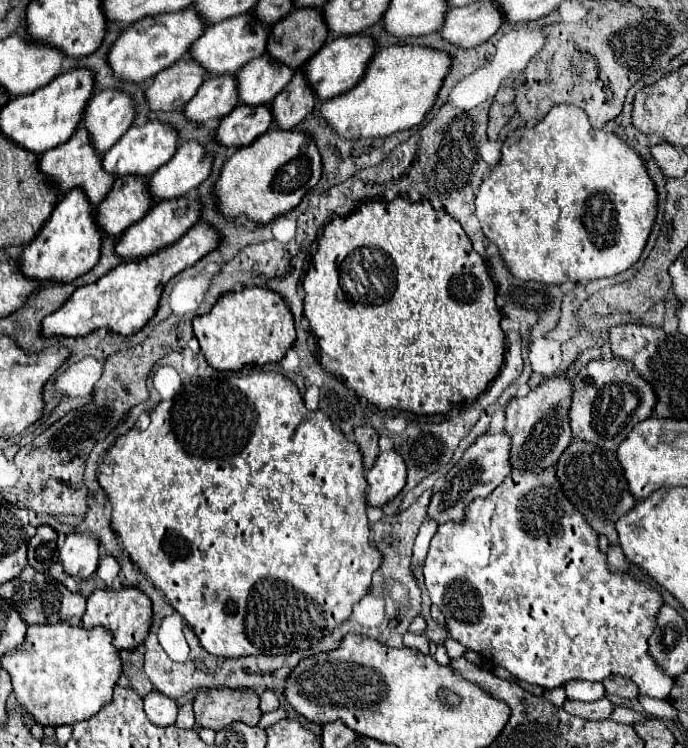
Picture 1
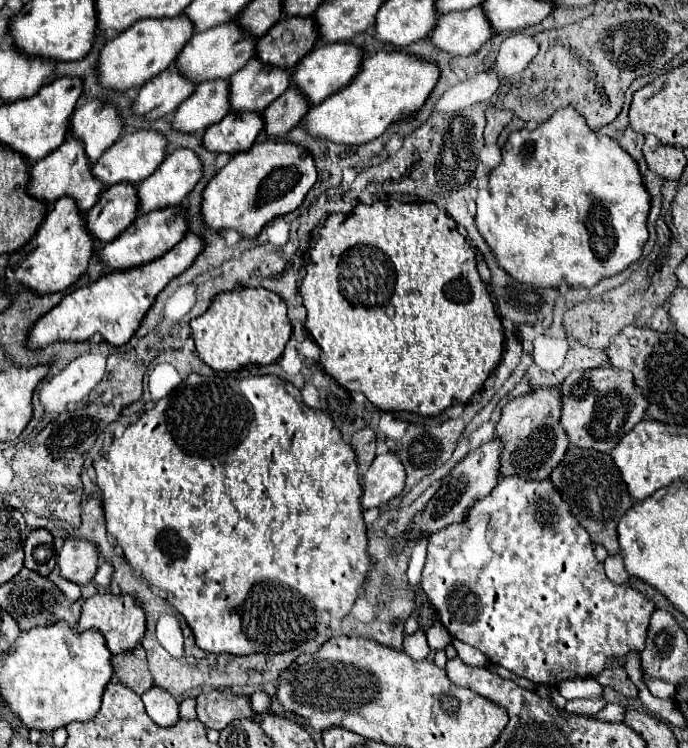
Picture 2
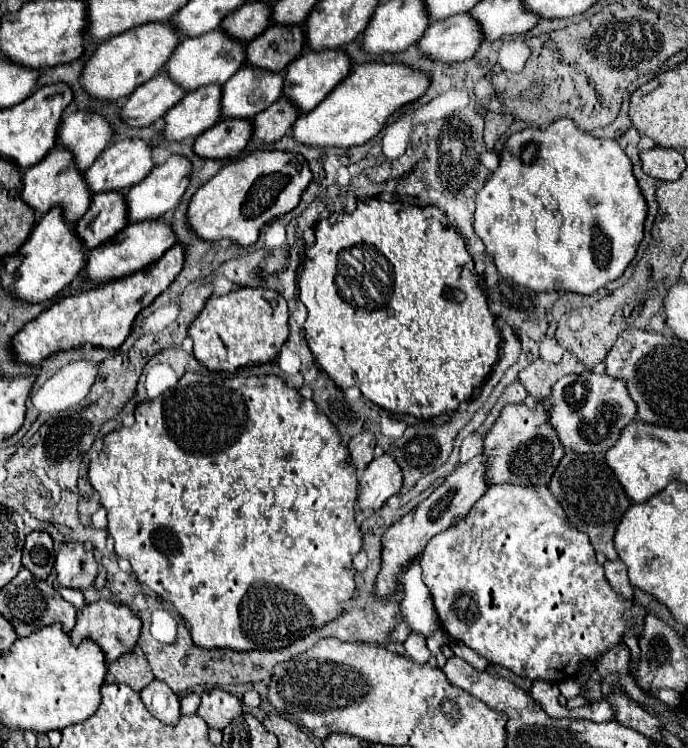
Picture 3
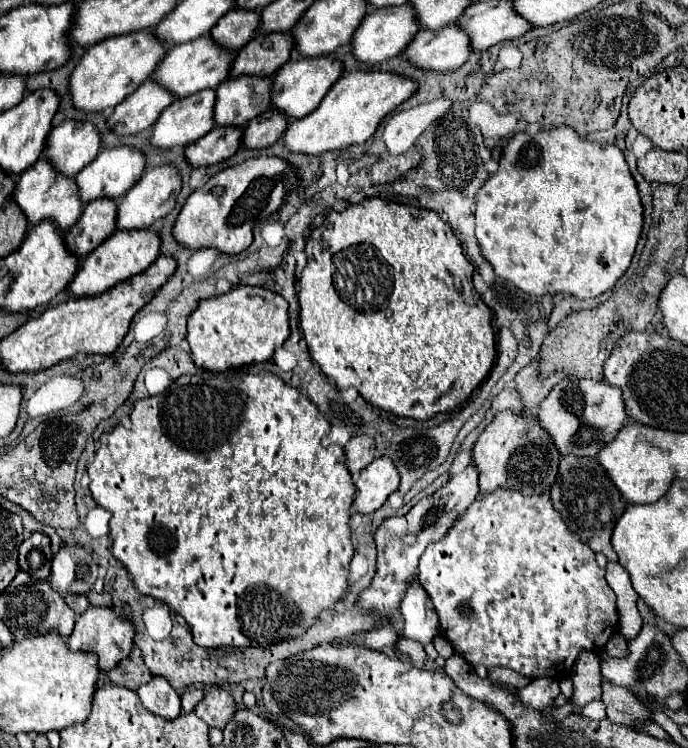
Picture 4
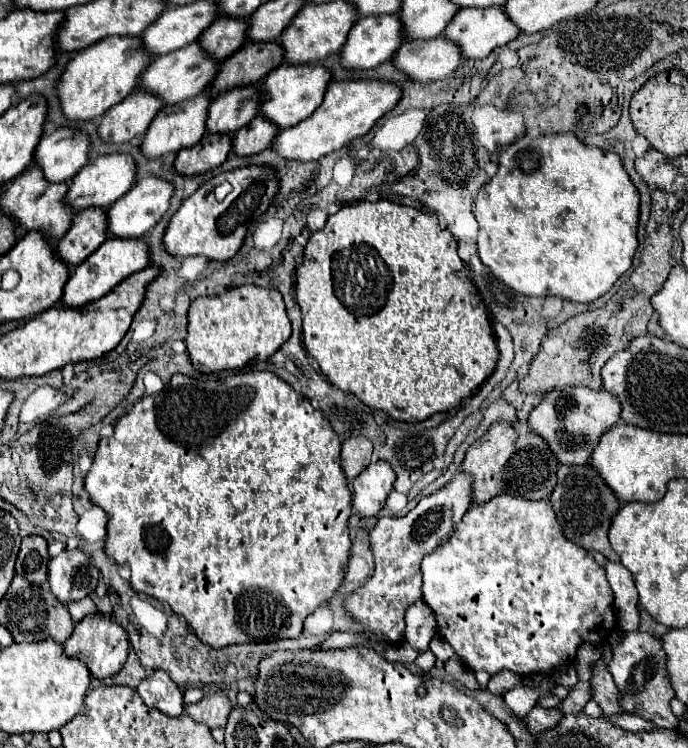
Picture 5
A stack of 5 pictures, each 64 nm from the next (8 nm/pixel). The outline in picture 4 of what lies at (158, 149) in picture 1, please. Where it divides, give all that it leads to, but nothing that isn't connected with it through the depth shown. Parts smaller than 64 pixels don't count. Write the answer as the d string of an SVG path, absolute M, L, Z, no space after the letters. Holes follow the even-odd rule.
M128 146L122 148L104 148L98 152L98 156L94 158L94 162L90 162L82 172L76 174L76 184L78 184L78 196L82 204L88 204L92 200L100 200L100 198L112 198L118 200L124 192L128 192L136 180L140 178L142 170L144 170L146 162L144 156Z

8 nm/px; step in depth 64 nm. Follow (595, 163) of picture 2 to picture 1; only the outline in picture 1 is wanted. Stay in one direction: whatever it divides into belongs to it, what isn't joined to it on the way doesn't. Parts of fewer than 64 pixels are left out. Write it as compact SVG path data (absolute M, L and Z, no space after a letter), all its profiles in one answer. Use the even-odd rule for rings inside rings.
M558 104L554 106L542 122L538 122L534 128L518 128L502 144L502 160L498 166L492 168L490 176L480 184L478 196L476 196L476 216L480 220L484 236L498 246L500 256L504 264L510 268L510 272L520 280L532 280L542 284L564 284L564 282L584 282L584 280L598 280L604 276L616 276L630 266L634 266L646 246L646 240L650 236L652 222L656 218L656 190L654 182L650 180L642 158L624 144L618 136L602 130L594 130L590 126L590 120L584 110L570 106L570 104Z

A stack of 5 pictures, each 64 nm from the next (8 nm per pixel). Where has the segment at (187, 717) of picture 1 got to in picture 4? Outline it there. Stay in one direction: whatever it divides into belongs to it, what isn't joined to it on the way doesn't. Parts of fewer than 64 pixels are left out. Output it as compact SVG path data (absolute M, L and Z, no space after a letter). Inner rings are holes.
M186 690L181 695L182 712L192 712L192 708L200 702L200 698L203 698L204 692L202 690Z

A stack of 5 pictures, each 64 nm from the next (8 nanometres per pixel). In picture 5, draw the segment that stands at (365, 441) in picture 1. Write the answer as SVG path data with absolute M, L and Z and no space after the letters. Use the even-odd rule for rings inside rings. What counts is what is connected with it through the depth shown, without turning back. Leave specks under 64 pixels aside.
M346 438L342 442L342 470L350 480L354 480L368 464L370 464L370 456L372 456L372 442L368 438Z

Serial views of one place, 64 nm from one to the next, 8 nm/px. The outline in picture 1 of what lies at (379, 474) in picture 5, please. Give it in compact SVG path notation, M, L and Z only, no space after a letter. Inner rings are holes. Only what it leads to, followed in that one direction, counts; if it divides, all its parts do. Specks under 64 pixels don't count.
M394 450L382 452L374 466L366 474L368 506L384 506L390 502L406 484L406 464L402 456Z

